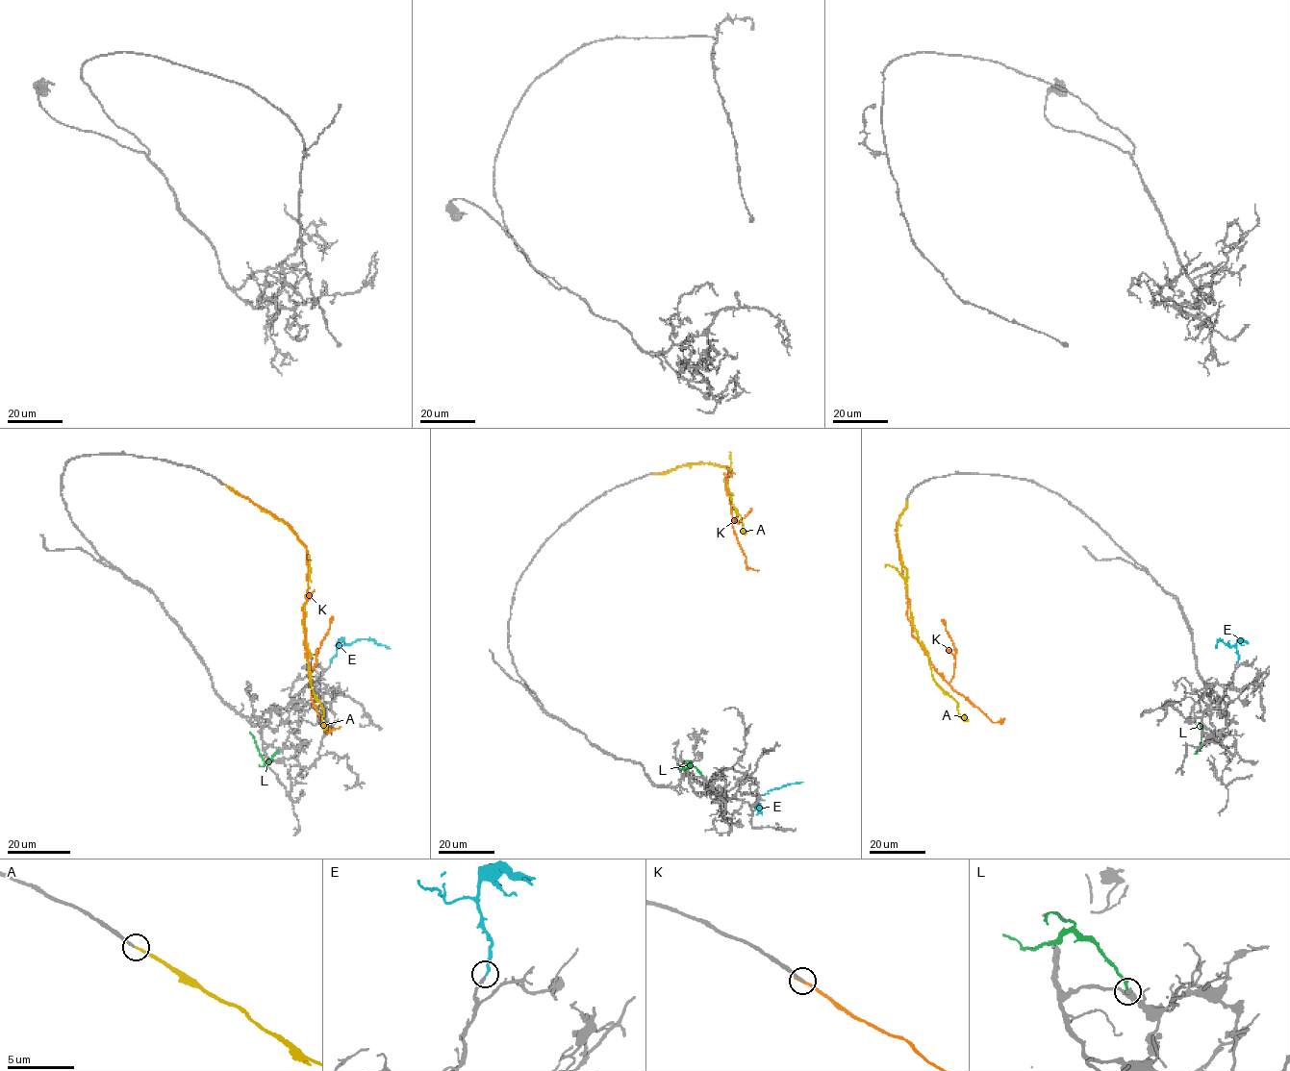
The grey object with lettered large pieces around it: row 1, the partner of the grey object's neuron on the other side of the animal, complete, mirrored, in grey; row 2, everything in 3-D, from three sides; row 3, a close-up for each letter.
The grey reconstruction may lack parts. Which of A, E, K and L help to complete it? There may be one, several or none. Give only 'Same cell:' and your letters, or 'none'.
Same cell: A, E

